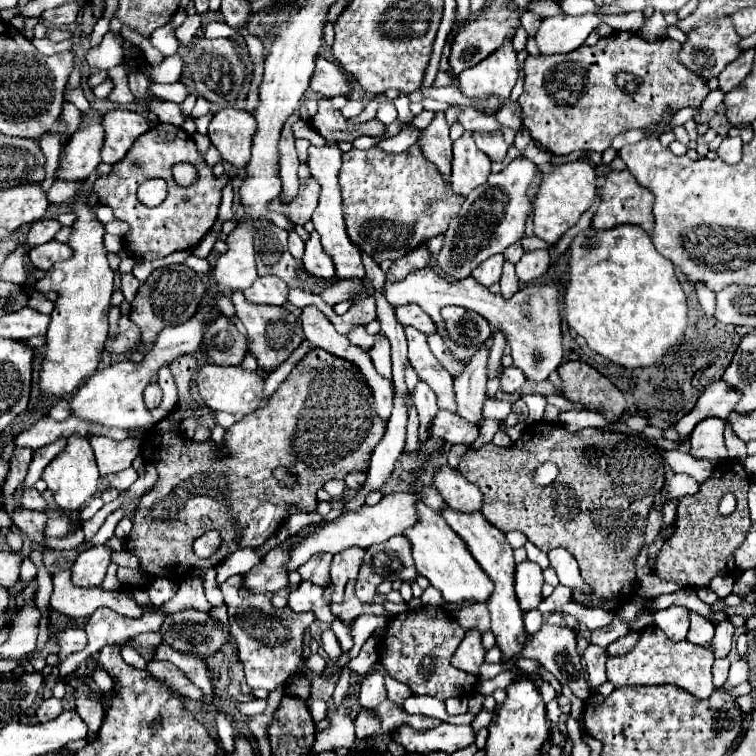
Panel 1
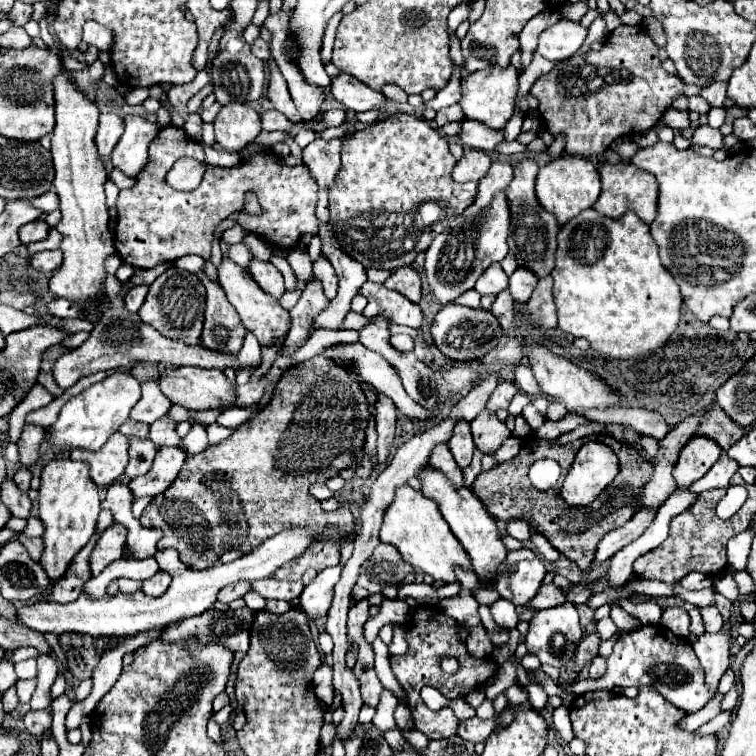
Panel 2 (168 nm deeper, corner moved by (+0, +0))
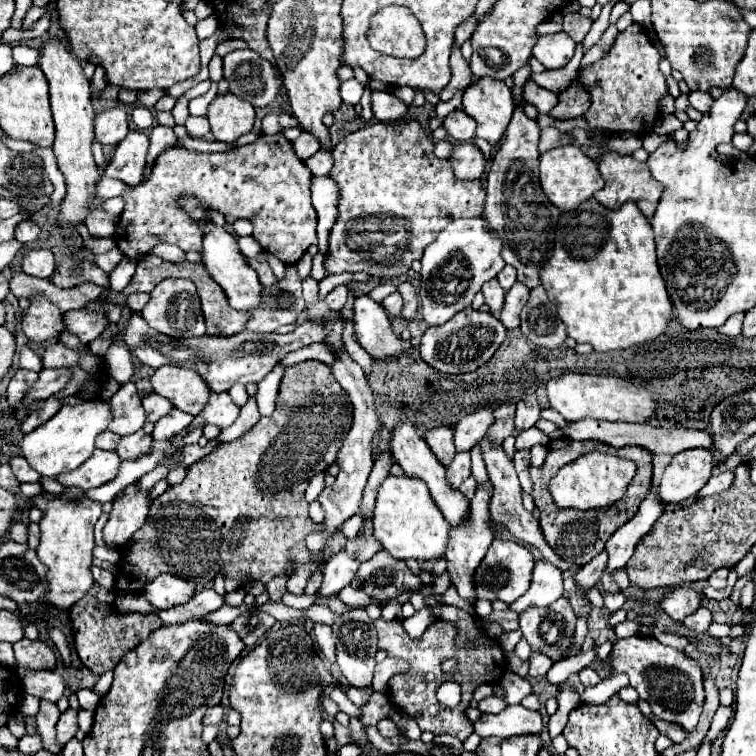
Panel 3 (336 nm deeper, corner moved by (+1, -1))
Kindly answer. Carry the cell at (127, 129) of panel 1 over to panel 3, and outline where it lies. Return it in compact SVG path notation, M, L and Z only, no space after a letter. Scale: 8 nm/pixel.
M133 130L117 144L113 158L105 166L105 176L125 182L127 186L137 186L143 180L143 170L147 164L149 138L145 132Z

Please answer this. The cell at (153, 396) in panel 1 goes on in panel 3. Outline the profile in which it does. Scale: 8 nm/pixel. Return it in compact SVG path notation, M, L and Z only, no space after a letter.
M151 392L143 398L143 408L147 414L147 422L155 424L159 418L163 418L173 410L173 404L169 404L169 400L165 400L163 396L157 396L155 392Z

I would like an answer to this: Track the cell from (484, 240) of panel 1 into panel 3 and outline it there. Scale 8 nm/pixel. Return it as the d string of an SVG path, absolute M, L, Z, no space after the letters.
M483 218L473 220L453 220L433 244L425 248L421 258L421 288L419 306L421 318L427 326L445 324L453 314L471 308L473 296L481 286L493 280L505 266L501 258L501 240L485 230Z

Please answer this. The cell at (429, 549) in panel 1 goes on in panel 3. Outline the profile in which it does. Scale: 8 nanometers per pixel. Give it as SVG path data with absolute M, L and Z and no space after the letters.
M389 474L377 492L375 516L373 516L375 538L381 540L385 550L399 558L415 558L415 560L437 560L445 554L447 538L451 526L441 516L441 510L431 500L429 488L423 480L411 476L393 476Z

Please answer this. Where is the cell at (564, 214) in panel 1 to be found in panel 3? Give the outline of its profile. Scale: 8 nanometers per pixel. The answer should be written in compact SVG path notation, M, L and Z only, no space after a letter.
M575 144L557 146L557 148L551 148L543 154L539 154L539 182L541 182L541 188L547 194L547 198L561 212L577 208L583 200L591 198L597 190L603 188L603 178L597 170L597 164Z

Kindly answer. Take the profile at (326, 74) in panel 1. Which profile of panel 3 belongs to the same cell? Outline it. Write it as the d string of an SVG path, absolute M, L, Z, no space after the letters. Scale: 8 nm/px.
M373 92L373 112L375 120L403 120L409 112L409 106L389 92Z

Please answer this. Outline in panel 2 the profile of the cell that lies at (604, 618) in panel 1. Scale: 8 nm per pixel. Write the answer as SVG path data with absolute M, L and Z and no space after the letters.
M604 617L604 619L600 619L596 623L596 631L600 633L602 639L608 639L608 637L612 637L616 633L616 625L614 625L614 621L610 617Z

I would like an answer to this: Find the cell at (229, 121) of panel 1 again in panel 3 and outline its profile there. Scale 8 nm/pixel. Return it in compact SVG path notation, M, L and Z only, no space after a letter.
M227 92L209 104L207 120L211 124L213 138L231 144L241 134L251 132L255 122L255 108L247 100L241 100Z

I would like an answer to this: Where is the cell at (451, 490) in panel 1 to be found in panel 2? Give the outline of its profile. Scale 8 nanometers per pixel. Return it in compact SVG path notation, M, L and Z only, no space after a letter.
M446 443L434 447L432 455L430 455L430 465L436 469L436 471L442 471L446 475L446 479L450 479L450 483L454 485L464 485L464 477L462 477L462 469L454 463L454 457L448 449Z

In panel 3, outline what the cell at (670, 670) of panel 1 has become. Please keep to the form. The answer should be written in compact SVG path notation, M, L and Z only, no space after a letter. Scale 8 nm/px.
M633 636L627 640L619 640L613 646L611 668L611 676L619 672L625 672L629 676L629 684L639 692L641 700L649 702L651 712L659 720L677 724L681 730L685 730L685 734L693 732L705 702L703 676L697 660L683 656L671 646L663 646L655 638Z

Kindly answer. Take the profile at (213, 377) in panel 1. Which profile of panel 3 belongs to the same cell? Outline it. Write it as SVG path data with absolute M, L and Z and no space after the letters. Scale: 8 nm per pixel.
M161 366L151 376L151 388L155 394L167 398L175 408L197 416L207 400L209 400L209 386L191 372L189 368L179 366Z

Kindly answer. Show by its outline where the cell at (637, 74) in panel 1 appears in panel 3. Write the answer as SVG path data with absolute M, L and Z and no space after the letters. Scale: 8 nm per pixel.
M631 24L619 32L611 52L607 52L591 68L581 70L579 82L591 92L591 108L585 120L593 130L603 132L637 132L647 136L659 118L659 100L667 96L667 82L659 70L659 52L651 44L647 32L639 24Z

